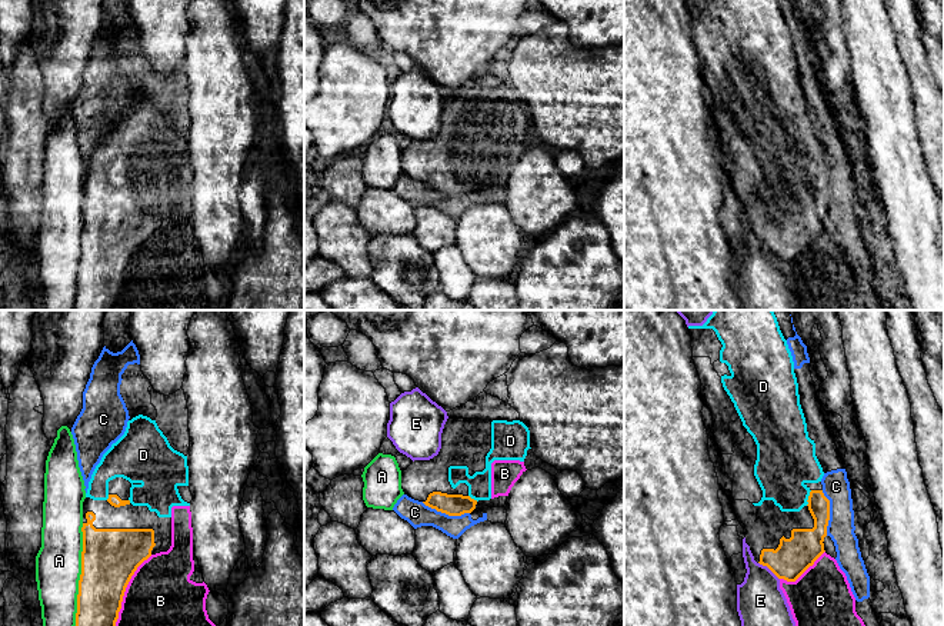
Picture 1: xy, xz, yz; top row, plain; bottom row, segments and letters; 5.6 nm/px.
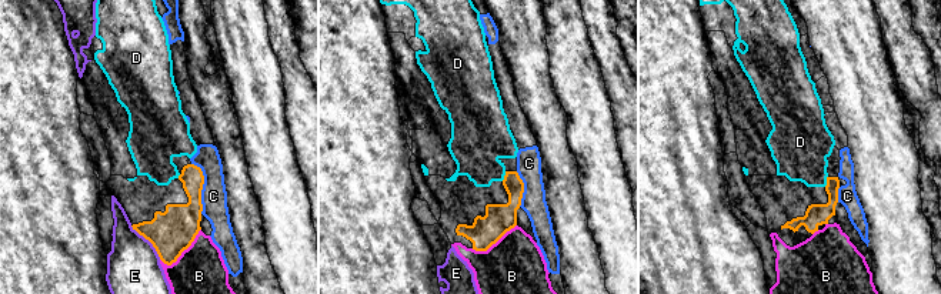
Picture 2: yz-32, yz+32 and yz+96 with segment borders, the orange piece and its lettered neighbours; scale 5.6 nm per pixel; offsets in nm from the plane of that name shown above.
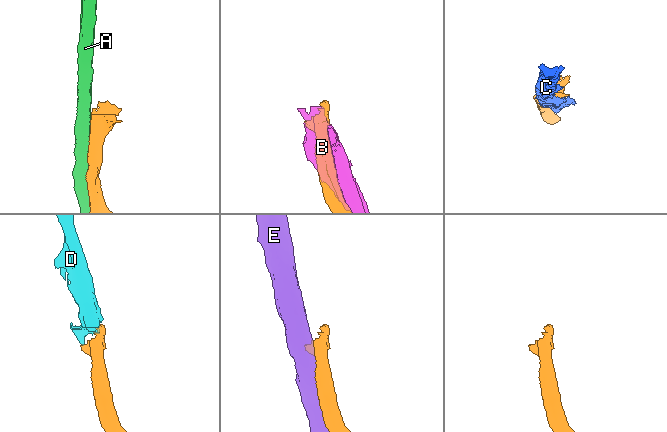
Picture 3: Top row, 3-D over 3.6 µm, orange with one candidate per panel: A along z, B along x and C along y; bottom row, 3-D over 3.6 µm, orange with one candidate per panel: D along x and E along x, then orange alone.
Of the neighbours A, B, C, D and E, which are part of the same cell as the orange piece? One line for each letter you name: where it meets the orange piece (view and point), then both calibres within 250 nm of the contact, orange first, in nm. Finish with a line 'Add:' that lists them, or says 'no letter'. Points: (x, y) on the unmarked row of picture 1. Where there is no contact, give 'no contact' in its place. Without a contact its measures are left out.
D: yz (809, 177) | 160/320 nm
Add: D

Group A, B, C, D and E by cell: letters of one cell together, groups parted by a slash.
A / B C / D / E

